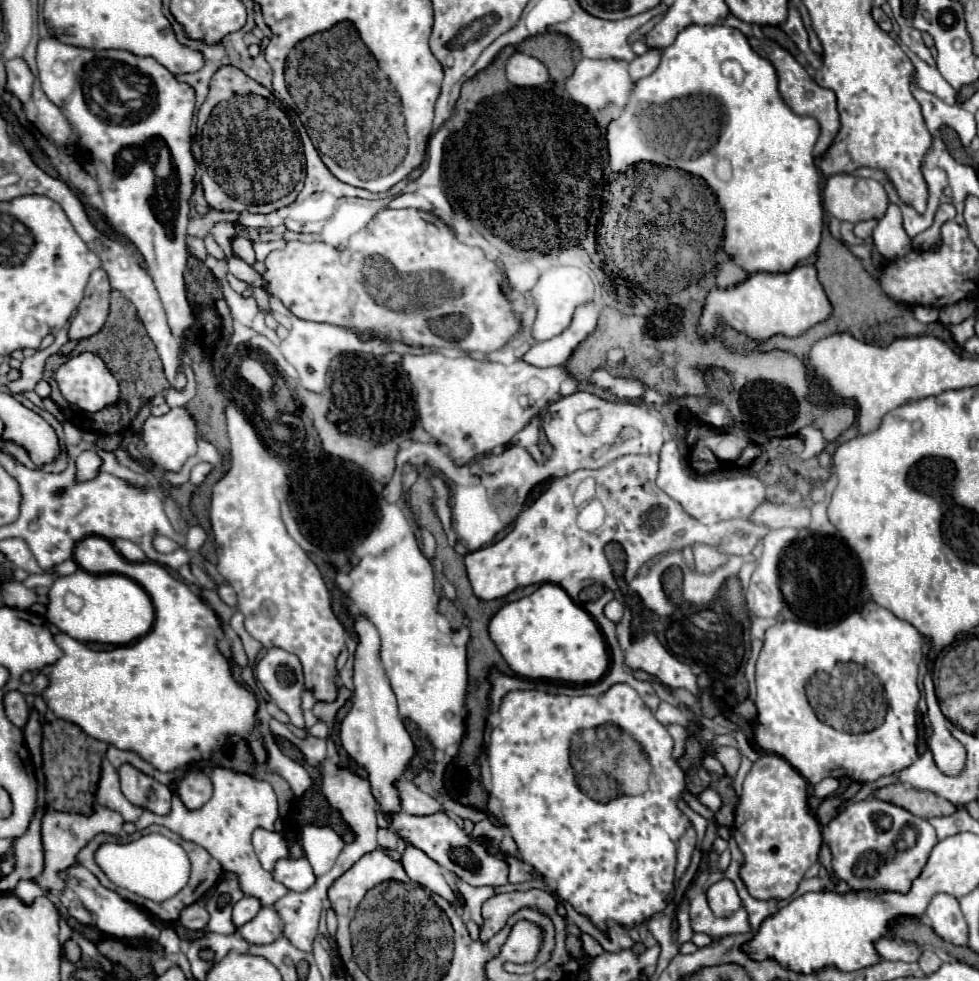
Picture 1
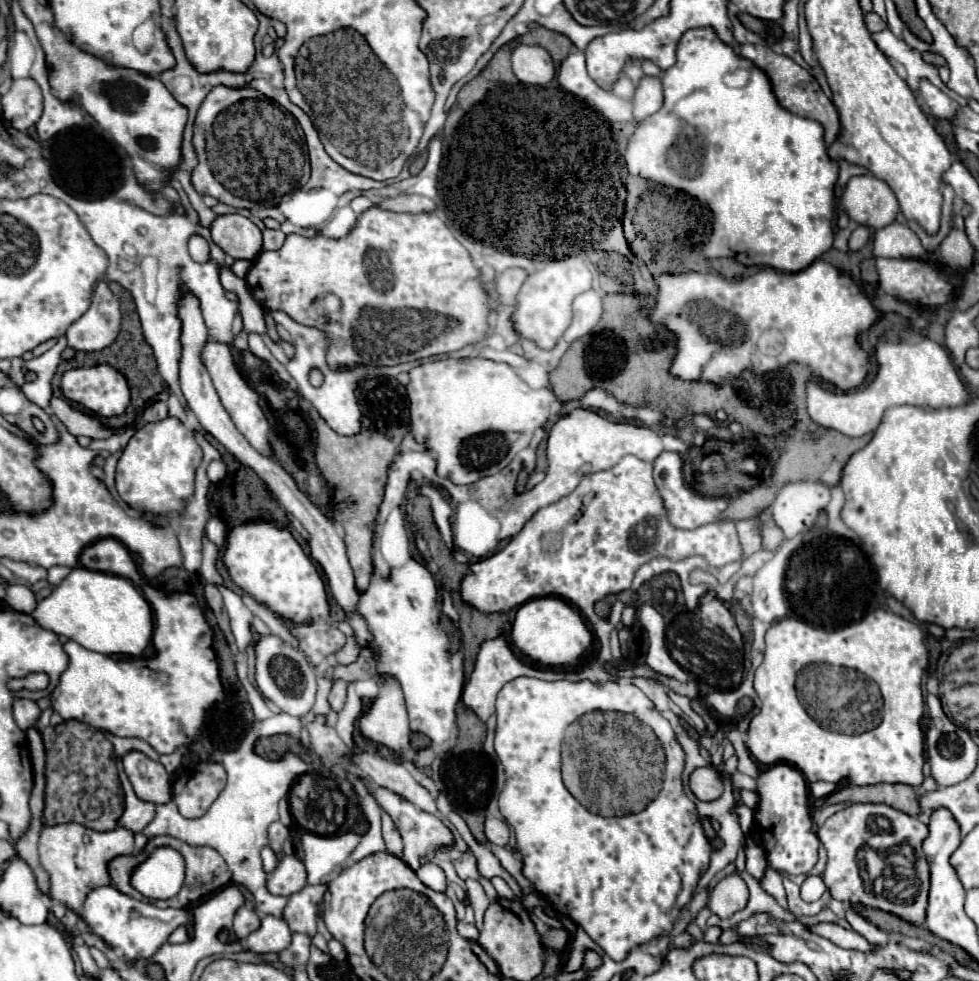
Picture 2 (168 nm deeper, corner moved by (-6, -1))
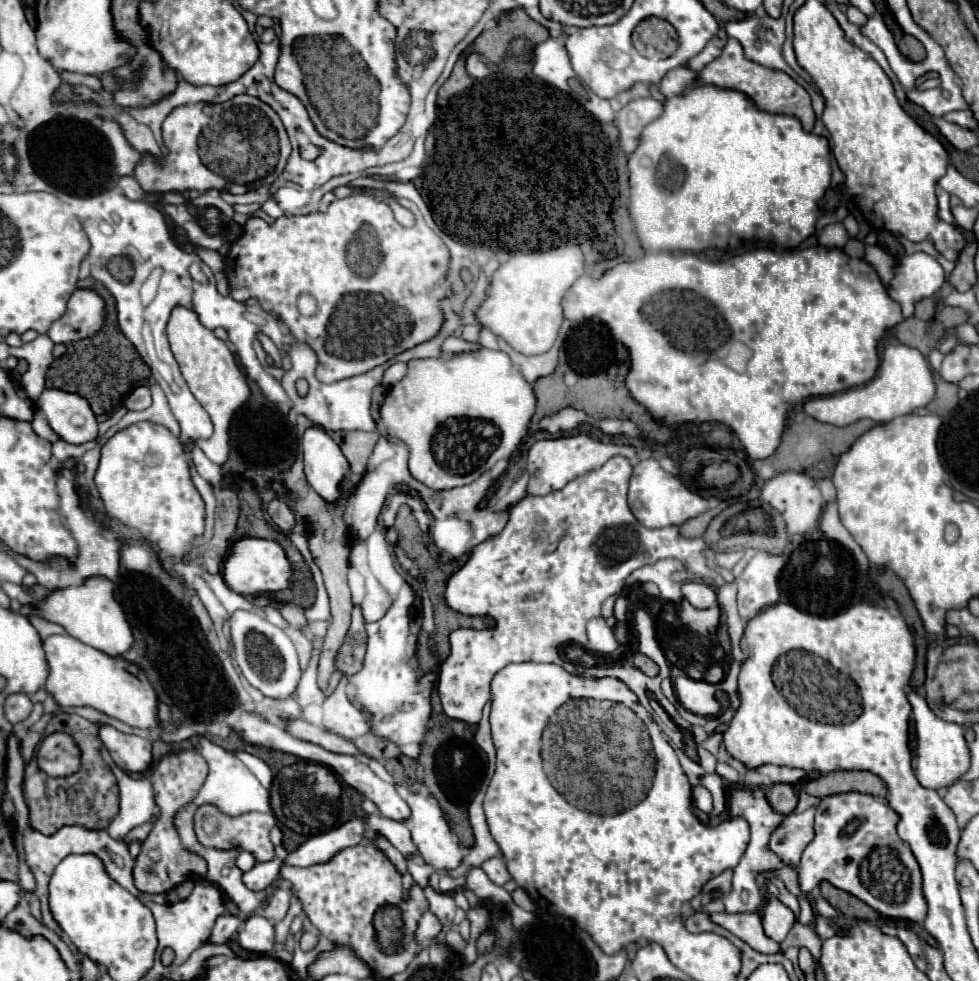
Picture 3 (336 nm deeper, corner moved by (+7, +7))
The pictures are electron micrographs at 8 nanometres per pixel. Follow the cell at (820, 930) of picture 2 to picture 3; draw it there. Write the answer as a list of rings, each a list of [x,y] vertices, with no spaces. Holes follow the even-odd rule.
[[[762,891],[762,897],[766,899],[766,909],[762,915],[762,929],[766,937],[770,937],[776,943],[782,943],[788,931],[792,929],[792,925],[796,923],[796,915],[784,903],[780,903],[778,897],[774,897],[772,893]]]

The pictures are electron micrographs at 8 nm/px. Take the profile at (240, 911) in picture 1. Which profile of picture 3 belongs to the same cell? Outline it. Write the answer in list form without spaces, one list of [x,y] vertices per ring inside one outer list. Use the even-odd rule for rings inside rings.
[[[230,913],[220,915],[212,929],[212,943],[218,943],[218,945],[226,943],[238,931],[240,925],[242,925],[242,921],[236,915],[230,915]]]

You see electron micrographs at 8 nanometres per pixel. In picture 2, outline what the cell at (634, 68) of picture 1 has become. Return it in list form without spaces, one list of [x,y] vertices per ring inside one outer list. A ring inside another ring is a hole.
[[[643,77],[641,85],[635,91],[633,101],[633,121],[635,125],[647,119],[649,115],[657,113],[661,109],[663,95],[661,95],[661,81],[657,77]]]

